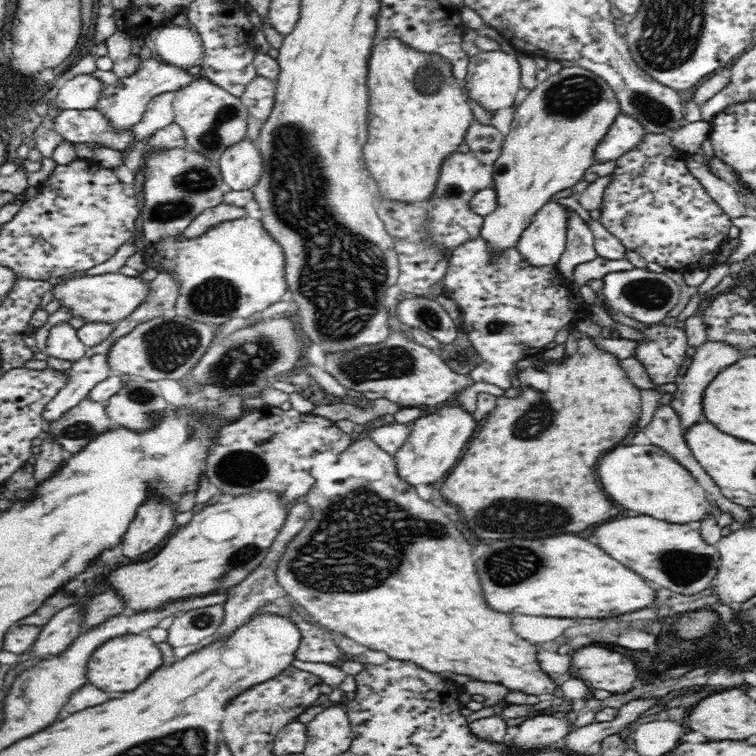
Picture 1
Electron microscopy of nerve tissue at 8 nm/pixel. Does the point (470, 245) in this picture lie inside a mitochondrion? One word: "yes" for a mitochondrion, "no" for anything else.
no

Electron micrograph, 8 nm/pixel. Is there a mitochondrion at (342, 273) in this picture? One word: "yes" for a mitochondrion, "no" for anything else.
yes

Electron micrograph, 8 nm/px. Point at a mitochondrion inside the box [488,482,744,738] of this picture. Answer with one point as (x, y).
(683, 567)

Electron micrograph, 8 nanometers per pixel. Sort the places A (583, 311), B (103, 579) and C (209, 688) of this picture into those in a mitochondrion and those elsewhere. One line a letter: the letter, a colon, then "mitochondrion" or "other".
A: other
B: other
C: other

